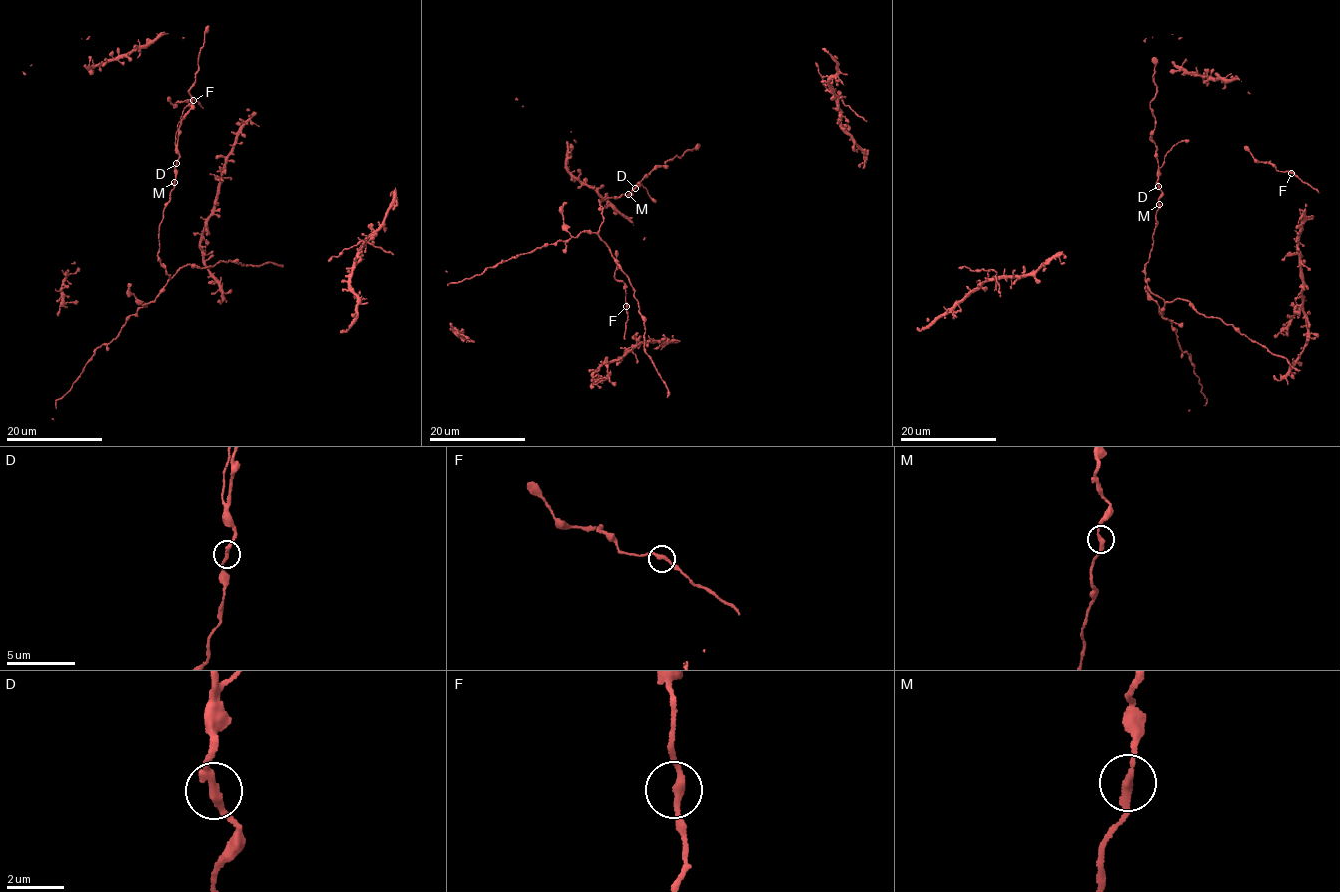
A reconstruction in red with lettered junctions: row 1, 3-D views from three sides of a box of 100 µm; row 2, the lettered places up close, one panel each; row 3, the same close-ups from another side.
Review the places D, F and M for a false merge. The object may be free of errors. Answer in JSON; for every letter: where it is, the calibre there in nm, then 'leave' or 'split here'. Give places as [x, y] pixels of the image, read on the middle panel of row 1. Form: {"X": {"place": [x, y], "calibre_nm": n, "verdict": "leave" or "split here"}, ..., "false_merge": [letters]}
{"D": {"place": [635, 188], "calibre_nm": 240, "verdict": "leave"}, "F": {"place": [626, 306], "calibre_nm": 240, "verdict": "leave"}, "M": {"place": [628, 194], "calibre_nm": 280, "verdict": "leave"}, "false_merge": []}

